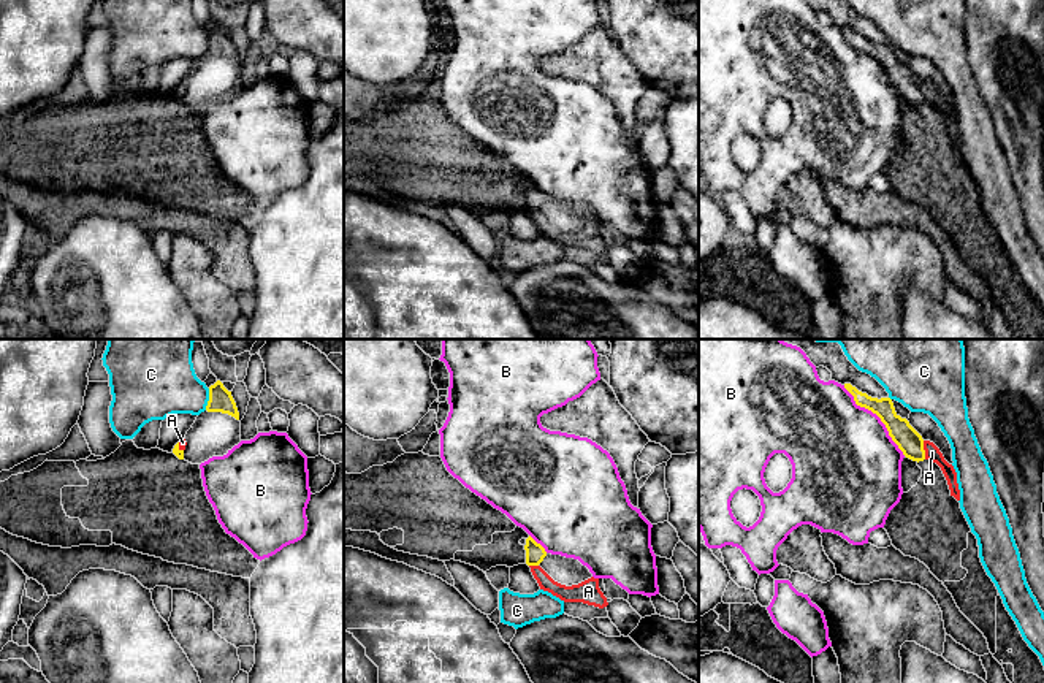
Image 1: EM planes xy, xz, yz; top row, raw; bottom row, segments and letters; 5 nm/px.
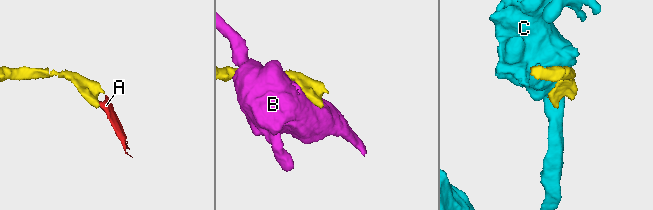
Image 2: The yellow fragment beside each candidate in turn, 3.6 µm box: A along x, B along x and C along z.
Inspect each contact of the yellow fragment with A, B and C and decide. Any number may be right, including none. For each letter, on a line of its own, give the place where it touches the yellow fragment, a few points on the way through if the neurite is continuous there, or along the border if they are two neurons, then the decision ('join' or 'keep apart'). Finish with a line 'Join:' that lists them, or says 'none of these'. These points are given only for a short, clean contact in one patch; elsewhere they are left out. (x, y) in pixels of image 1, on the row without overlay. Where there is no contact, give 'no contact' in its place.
A: contact yz (924, 95); way yz (903, 80), (924, 95), (932, 97); join
B: contact yz (878, 61); keep apart
C: contact xy (209, 45); border xy (209, 34), (205, 54); keep apart
Join: A

